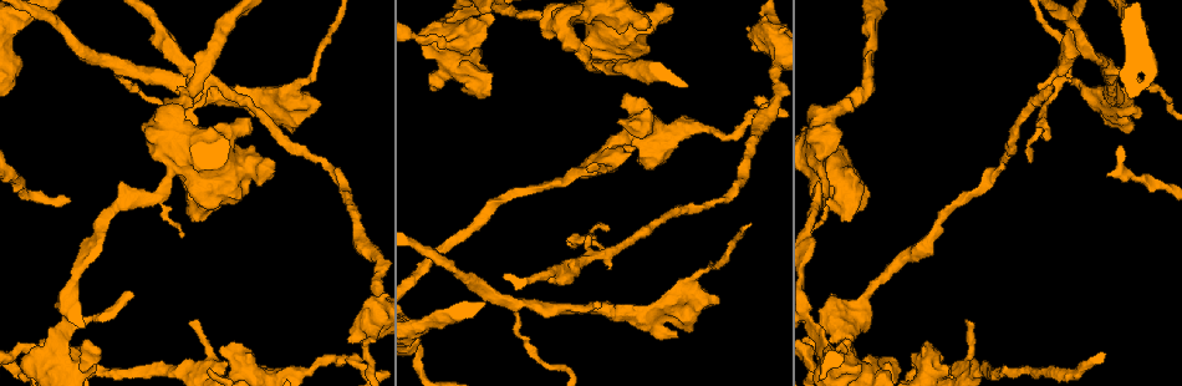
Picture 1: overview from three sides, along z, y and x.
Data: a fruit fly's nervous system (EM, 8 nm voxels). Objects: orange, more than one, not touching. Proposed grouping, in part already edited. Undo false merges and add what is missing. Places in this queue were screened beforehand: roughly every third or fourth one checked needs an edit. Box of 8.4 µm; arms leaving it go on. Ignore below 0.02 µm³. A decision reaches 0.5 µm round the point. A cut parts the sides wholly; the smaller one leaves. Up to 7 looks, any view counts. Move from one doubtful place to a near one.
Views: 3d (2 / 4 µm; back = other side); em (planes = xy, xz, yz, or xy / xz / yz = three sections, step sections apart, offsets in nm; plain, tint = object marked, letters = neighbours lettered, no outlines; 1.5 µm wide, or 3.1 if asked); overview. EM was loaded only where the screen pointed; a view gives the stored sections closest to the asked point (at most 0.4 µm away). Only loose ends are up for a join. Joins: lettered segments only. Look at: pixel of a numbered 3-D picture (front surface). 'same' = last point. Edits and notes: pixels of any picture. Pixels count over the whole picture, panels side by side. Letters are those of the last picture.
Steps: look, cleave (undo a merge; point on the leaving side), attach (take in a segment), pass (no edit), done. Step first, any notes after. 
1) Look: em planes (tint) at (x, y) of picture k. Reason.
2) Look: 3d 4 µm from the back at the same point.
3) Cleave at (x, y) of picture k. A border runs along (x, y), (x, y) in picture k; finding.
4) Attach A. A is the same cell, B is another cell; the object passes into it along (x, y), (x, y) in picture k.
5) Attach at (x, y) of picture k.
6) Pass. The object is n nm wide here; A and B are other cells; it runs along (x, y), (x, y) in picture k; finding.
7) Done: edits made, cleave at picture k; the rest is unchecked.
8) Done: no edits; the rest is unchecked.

Look: 3d 4 µm from the back at (1139, 112) of picture 1.

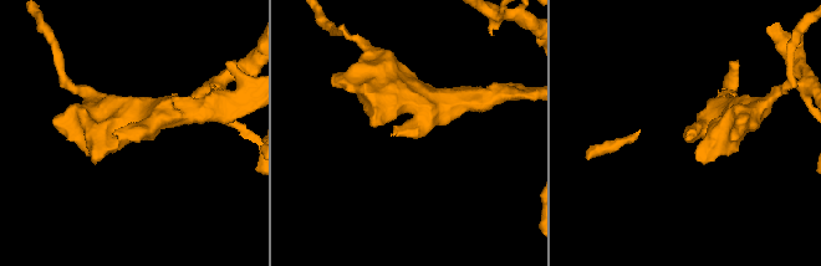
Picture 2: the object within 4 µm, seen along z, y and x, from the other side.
Look: em planes (letters) at (115, 134) of picture 2. Now the EM.

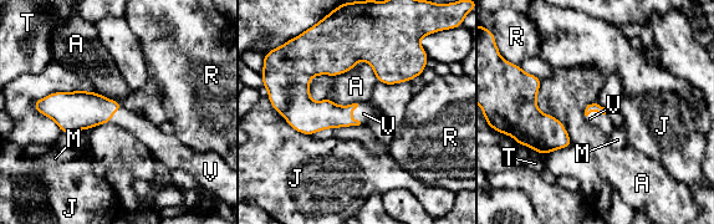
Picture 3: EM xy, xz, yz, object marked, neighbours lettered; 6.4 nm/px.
Attach V. V is the same cell, A, J, M, R and T are other cells; it goes on there.

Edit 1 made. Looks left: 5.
Look: em yz step 8 (letters) at (606, 231) of picture 1. An open end.

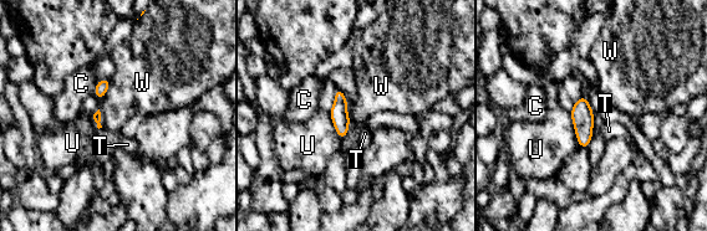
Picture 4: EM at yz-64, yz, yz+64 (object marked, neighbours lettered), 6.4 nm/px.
Pass. The longest contact is with U, 240 nm; C, T, U and W are other cells; none of them fits.

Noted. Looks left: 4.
Look: em xz step 4 (tint) at (569, 38) of picture 1. Sudden change in width.

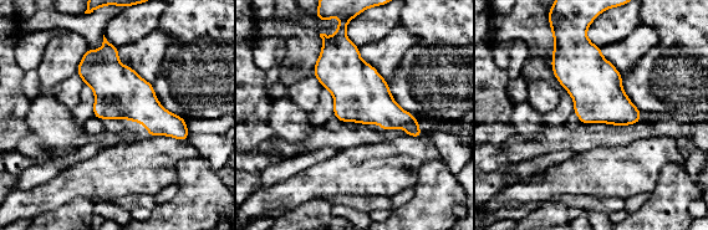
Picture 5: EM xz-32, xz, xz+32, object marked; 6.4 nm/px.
Look: em xz step 4 (letters) at the same point.

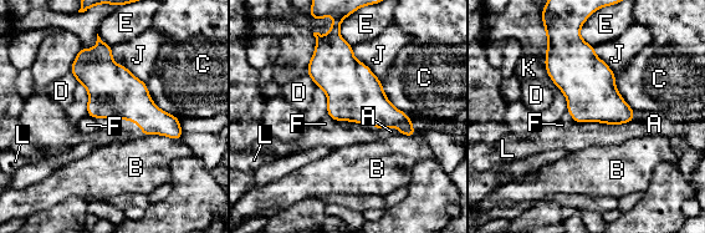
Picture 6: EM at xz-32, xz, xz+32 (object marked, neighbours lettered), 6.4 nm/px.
Pass. A, B, C, D, E, F, J, K and L are other cells; a border runs along (146, 82), (151, 99), (174, 116) in picture 6; all the same cell.

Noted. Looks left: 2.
Done: edits made, attach at picture 3; the rest is unchecked.

